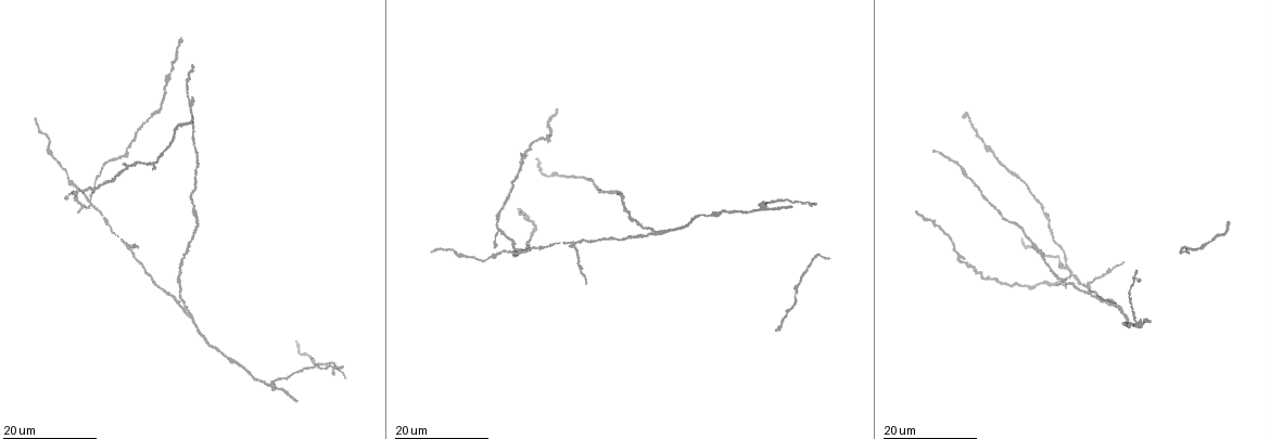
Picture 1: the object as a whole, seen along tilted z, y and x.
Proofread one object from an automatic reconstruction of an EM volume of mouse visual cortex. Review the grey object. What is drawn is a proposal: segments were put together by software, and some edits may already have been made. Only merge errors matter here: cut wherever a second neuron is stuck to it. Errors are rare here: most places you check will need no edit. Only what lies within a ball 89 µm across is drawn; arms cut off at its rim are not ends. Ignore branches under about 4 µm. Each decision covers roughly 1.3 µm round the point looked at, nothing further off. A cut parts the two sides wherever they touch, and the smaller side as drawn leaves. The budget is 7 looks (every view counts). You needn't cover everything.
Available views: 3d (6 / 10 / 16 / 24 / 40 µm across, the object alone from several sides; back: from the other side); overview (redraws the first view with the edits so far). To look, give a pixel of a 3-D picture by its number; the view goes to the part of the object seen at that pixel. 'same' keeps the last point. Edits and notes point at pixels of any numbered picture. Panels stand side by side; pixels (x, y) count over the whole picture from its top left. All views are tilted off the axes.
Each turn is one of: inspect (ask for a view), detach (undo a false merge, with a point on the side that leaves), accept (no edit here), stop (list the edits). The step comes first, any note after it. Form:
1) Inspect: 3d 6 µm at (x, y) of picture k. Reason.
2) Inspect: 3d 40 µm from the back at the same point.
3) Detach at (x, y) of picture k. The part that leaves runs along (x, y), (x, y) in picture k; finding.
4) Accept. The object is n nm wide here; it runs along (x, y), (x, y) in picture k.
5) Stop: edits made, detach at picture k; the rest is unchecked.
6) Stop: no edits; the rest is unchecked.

Inspect: 3d 24 µm at (568, 243) of picture 1. Two arms in line, one across.

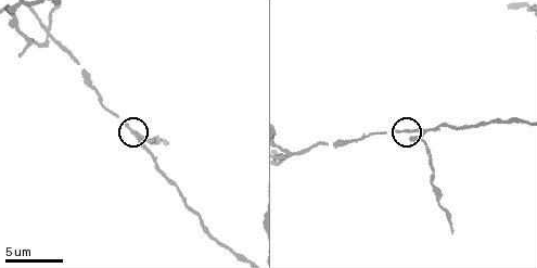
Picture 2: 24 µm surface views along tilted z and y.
Inspect: 3d 6 µm at (138, 139) of picture 2.

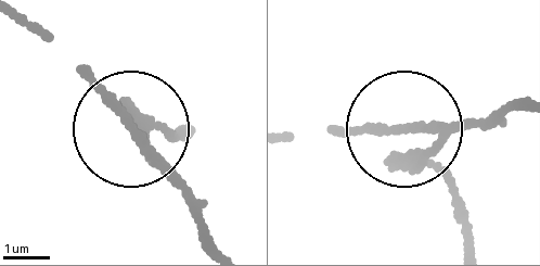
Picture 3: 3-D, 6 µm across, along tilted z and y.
Detach at (390, 166) of picture 3. The side arm is 10 µm long; a second neuron is stuck on.

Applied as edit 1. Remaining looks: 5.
Inspect: 3d 16 µm at (762, 205) of picture 1. Arms part here.

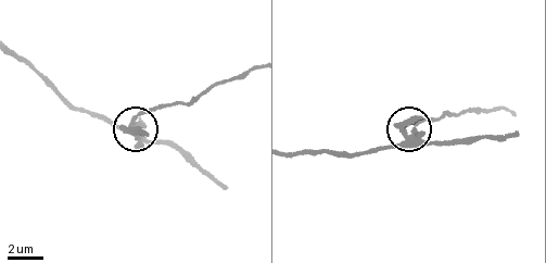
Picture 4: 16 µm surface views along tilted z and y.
Inspect: 3d 6 µm at (133, 125) of picture 4.

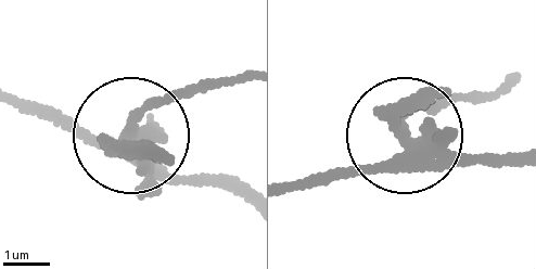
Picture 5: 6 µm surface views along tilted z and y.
Detach at (173, 99) of picture 5. A second neuron is stuck on.

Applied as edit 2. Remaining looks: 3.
Inspect: overview. Redraw.

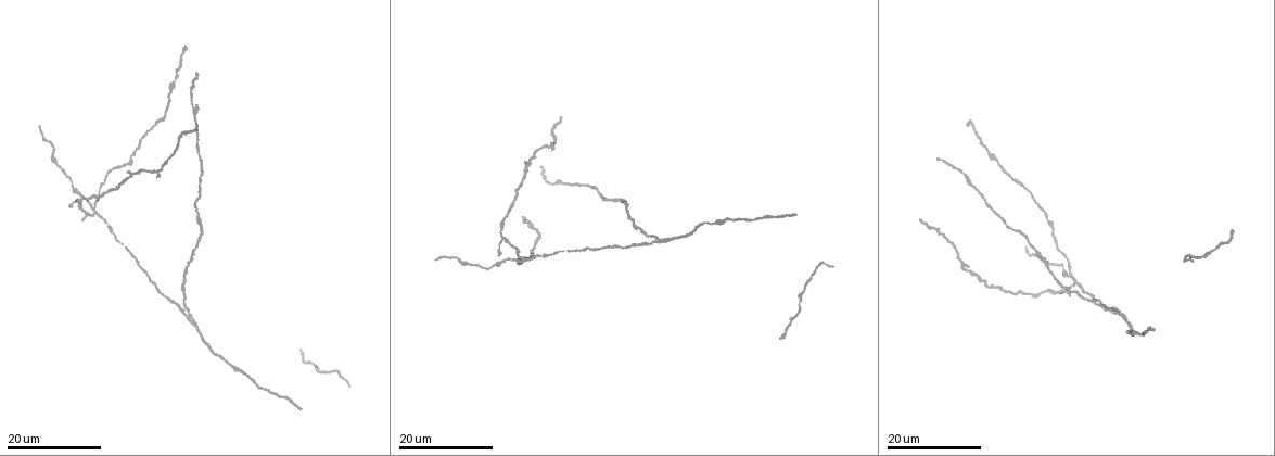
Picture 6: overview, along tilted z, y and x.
Inspect: 3d 16 µm at (195, 325) of picture 6. Two arms at a narrow angle.

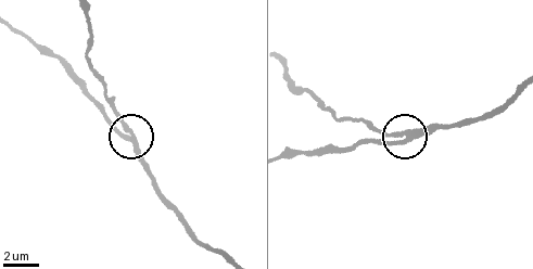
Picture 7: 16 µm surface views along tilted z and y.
Inspect: 3d 10 µm at (135, 145) of picture 7.

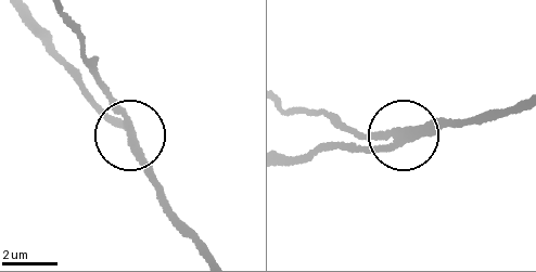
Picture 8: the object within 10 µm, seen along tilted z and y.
Accept. It runs along (286, 158), (332, 146), (377, 147), (398, 134), (335, 124) in picture 8; one neuron here.

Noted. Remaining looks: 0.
Stop: edits made, detach at picture 3, detach at picture 5; the rest is unchecked.

